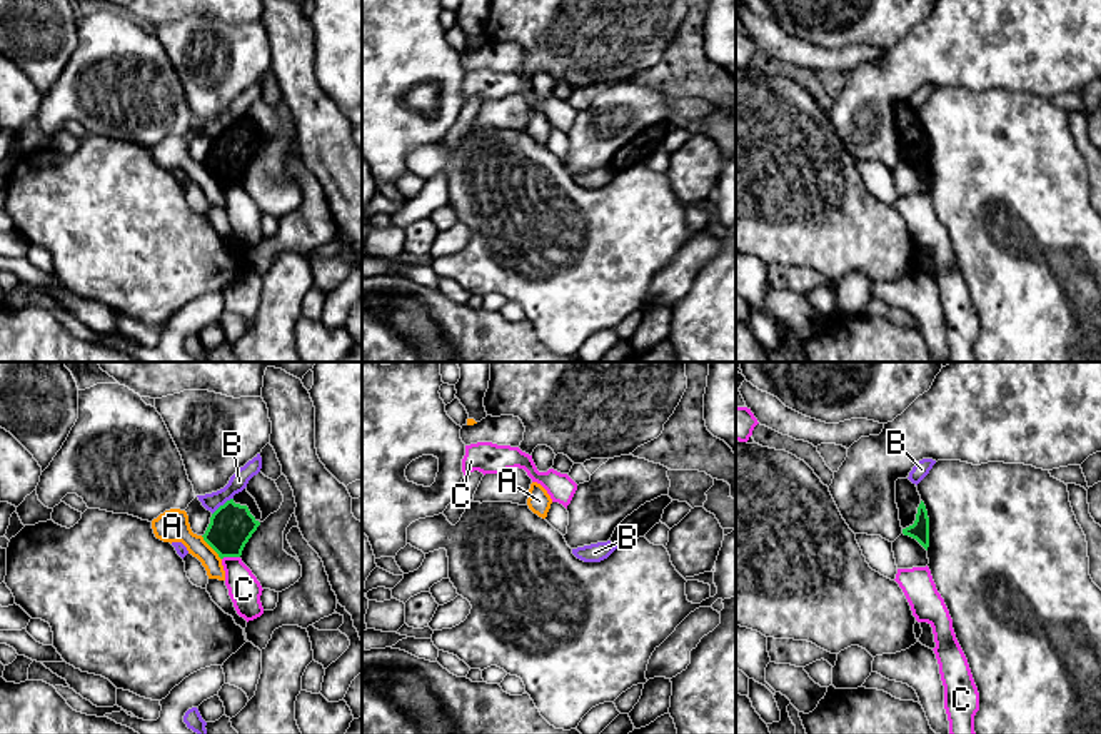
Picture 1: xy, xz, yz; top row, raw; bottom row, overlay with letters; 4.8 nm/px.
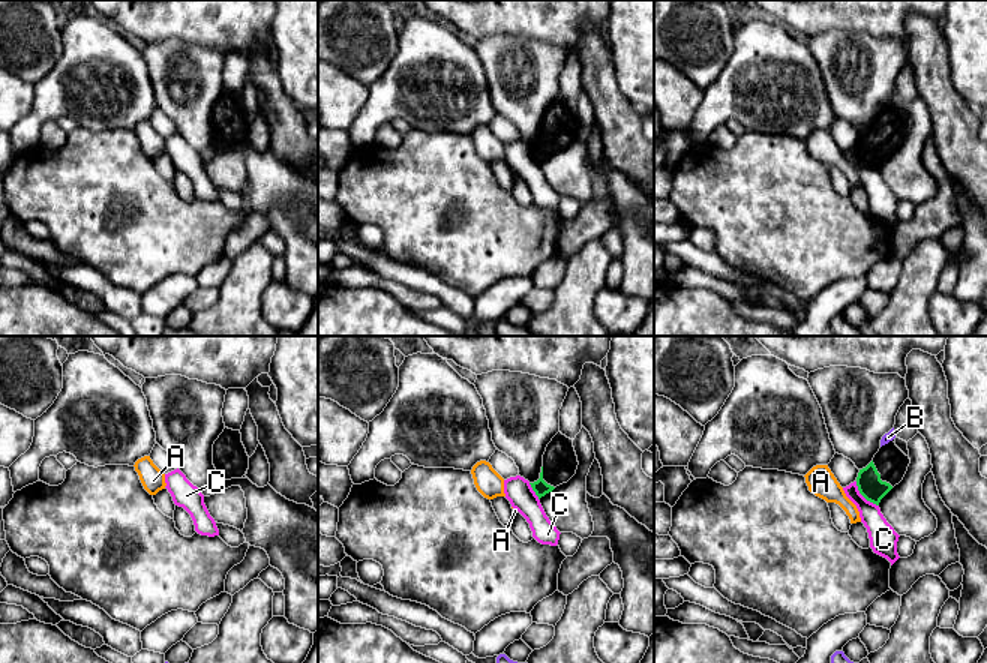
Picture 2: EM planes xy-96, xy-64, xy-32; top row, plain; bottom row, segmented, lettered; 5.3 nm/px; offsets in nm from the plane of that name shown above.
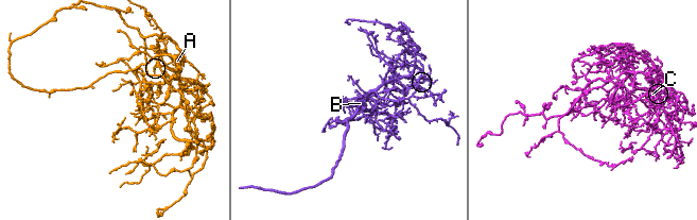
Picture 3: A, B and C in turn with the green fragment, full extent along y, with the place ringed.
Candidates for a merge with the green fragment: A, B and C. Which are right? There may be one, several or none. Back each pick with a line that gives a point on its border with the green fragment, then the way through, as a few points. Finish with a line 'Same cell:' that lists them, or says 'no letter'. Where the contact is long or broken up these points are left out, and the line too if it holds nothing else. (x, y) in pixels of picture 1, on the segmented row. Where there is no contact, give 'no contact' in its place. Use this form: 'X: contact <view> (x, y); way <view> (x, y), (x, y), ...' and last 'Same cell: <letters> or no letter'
Same cell: no letter

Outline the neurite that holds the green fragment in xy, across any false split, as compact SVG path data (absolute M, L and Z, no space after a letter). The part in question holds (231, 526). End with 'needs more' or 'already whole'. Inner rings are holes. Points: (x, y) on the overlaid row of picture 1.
M244 489L212 514L202 537L220 559L240 557L260 519L255 499Z; needs more

